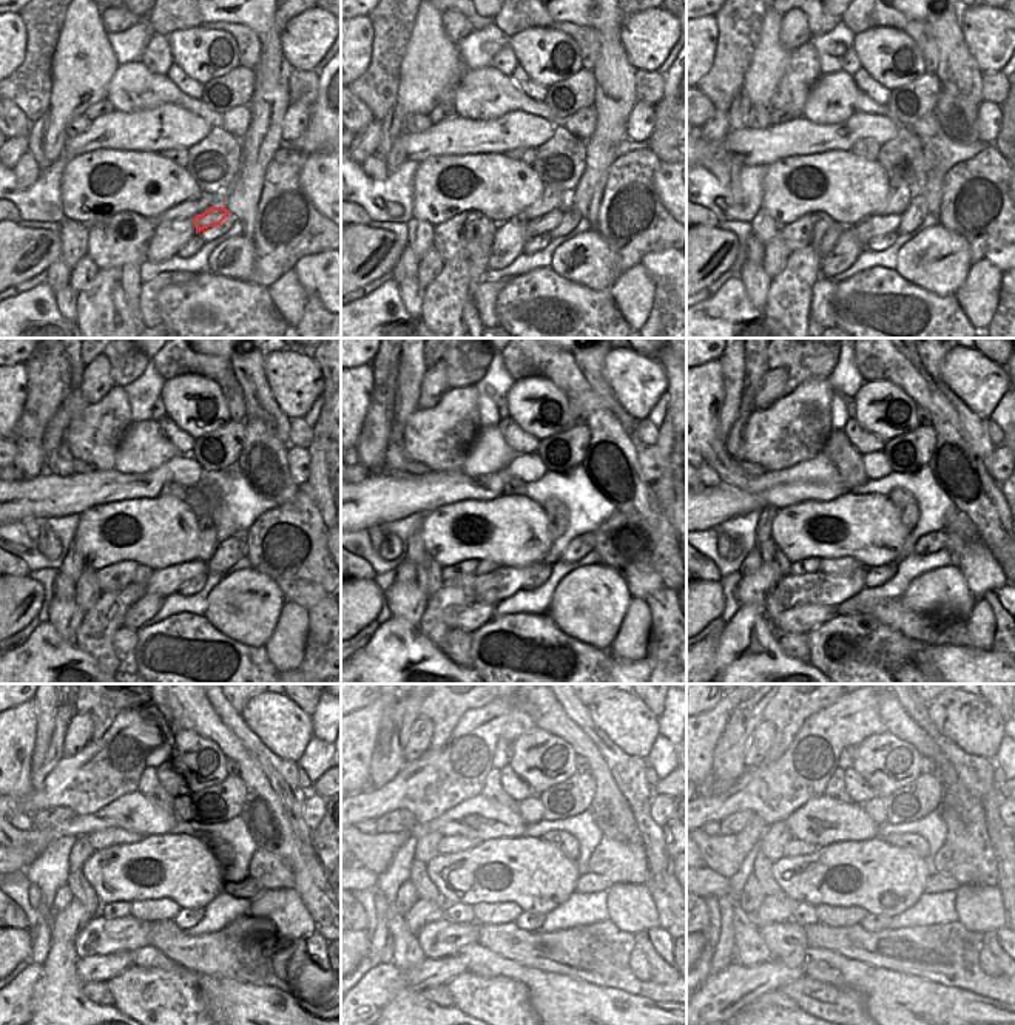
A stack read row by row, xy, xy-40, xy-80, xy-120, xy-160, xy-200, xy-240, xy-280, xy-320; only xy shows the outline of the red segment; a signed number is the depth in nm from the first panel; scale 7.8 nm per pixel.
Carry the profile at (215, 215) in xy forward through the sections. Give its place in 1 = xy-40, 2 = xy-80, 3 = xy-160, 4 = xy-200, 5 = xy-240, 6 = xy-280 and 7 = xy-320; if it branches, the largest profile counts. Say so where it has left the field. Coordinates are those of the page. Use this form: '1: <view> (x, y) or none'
1: xy-40 (543, 224)
2: xy-80 (875, 226)
3: xy-160 (475, 588)
4: xy-200 (816, 588)
5: xy-240 (101, 936)
6: xy-280 (443, 937)
7: xy-320 (782, 939)

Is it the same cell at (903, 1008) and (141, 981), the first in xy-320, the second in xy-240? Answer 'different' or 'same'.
different

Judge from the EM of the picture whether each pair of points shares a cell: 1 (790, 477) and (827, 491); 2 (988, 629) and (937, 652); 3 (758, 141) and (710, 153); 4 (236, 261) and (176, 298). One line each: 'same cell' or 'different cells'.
1: different cells
2: same cell
3: same cell
4: different cells

